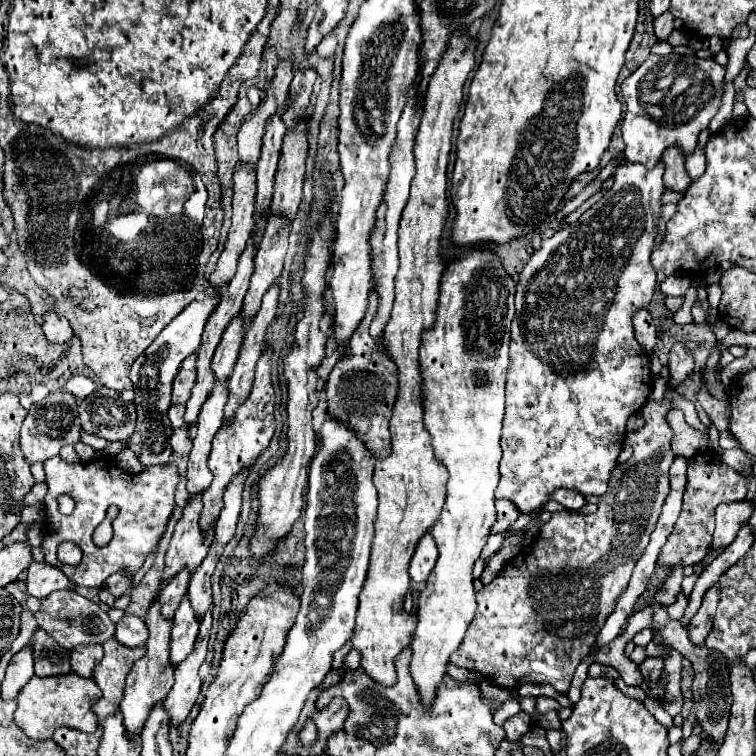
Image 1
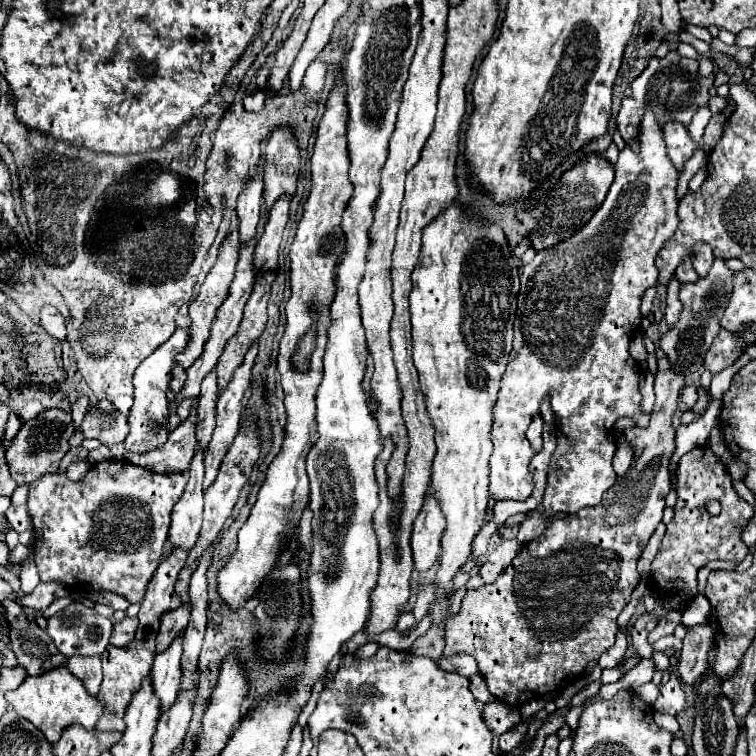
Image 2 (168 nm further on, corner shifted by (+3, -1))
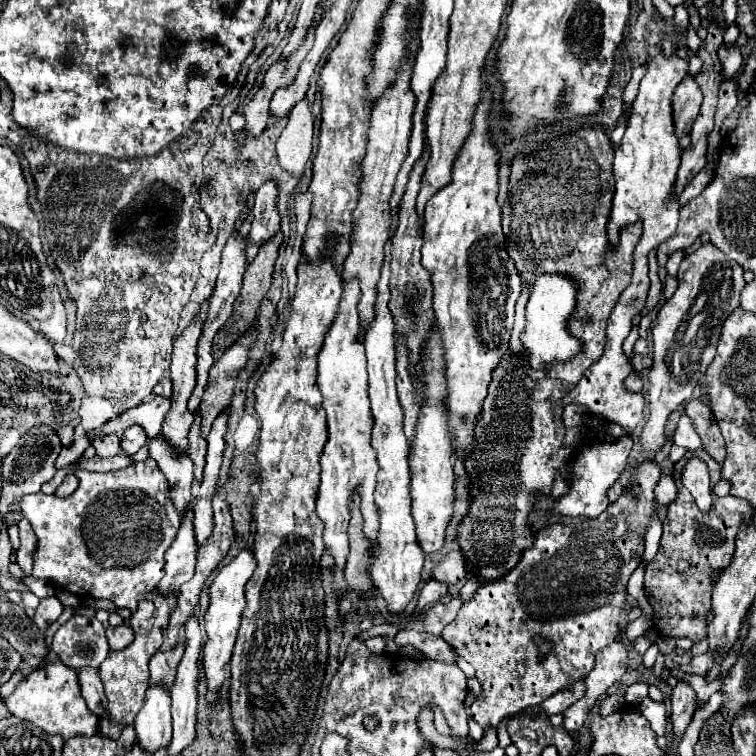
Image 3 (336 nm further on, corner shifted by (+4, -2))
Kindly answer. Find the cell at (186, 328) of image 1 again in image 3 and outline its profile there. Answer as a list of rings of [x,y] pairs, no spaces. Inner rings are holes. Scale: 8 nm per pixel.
[[[131,425],[131,427],[123,433],[123,437],[121,437],[121,447],[123,447],[123,451],[127,451],[129,455],[133,455],[133,453],[137,453],[141,447],[145,447],[147,441],[149,441],[149,437],[145,435],[143,427]]]

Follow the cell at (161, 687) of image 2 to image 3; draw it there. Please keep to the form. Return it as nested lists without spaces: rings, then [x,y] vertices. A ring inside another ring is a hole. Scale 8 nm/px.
[[[157,683],[147,689],[145,703],[135,717],[135,729],[141,747],[157,751],[171,743],[171,711],[169,711],[169,689],[165,683]]]

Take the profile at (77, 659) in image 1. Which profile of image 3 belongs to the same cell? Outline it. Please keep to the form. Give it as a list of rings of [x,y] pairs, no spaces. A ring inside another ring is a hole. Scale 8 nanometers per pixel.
[[[83,667],[79,673],[79,685],[81,685],[81,695],[87,703],[87,707],[95,713],[101,715],[107,707],[107,699],[103,693],[103,683],[99,677],[99,669],[93,667]]]

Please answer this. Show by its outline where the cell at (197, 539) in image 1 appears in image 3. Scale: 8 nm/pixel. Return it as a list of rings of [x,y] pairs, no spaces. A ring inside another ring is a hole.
[[[157,589],[149,591],[139,601],[139,609],[129,619],[129,625],[135,631],[135,641],[127,649],[111,651],[107,655],[107,659],[99,665],[101,679],[105,685],[107,709],[105,709],[105,715],[99,717],[101,721],[99,721],[97,735],[117,739],[119,733],[123,731],[123,727],[127,727],[135,721],[135,715],[143,703],[143,695],[149,687],[149,669],[147,669],[149,655],[153,655],[153,651],[157,651],[157,647],[161,647],[161,643],[163,643],[165,629],[169,623],[169,613],[173,611],[173,597],[175,595],[169,595],[169,593],[157,593]]]

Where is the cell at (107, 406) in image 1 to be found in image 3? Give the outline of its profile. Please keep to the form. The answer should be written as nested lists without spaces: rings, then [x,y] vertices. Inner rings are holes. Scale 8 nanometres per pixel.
[[[105,433],[105,435],[95,435],[91,439],[91,445],[95,447],[97,455],[101,457],[113,457],[121,451],[121,445],[119,445],[119,435],[115,433]]]

